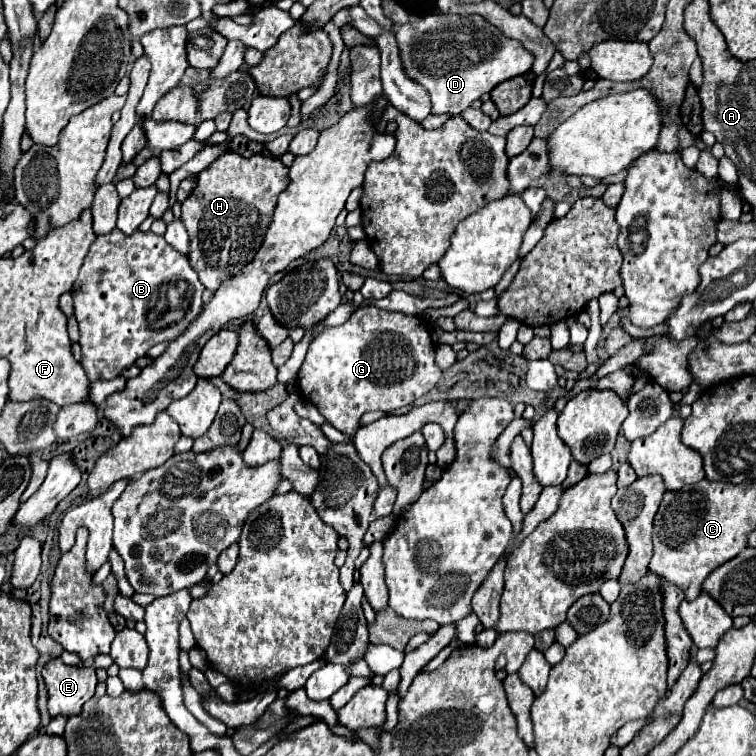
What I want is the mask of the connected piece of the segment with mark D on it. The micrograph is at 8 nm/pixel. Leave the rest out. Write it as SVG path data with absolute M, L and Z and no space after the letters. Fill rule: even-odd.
M436 13L404 25L396 23L392 29L404 73L430 93L432 115L460 115L472 101L490 93L502 81L528 73L534 63L534 55L524 49L524 45L502 37L498 29L478 15L464 17Z

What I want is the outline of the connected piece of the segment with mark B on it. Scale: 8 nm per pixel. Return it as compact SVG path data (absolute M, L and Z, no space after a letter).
M114 229L108 235L96 237L70 293L74 299L74 315L80 327L80 347L84 357L82 367L88 379L92 381L114 379L120 375L122 369L132 367L136 359L144 357L152 345L178 339L204 307L204 301L202 301L204 285L198 281L198 275L194 273L194 269L190 269L188 259L178 255L164 241L164 237L154 235L152 231L150 233L136 231L130 237Z

